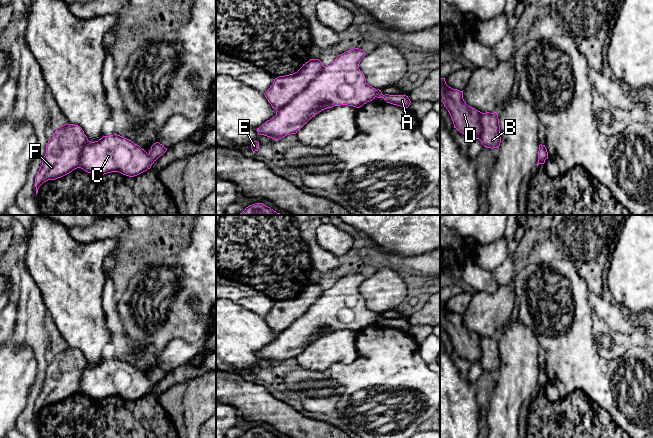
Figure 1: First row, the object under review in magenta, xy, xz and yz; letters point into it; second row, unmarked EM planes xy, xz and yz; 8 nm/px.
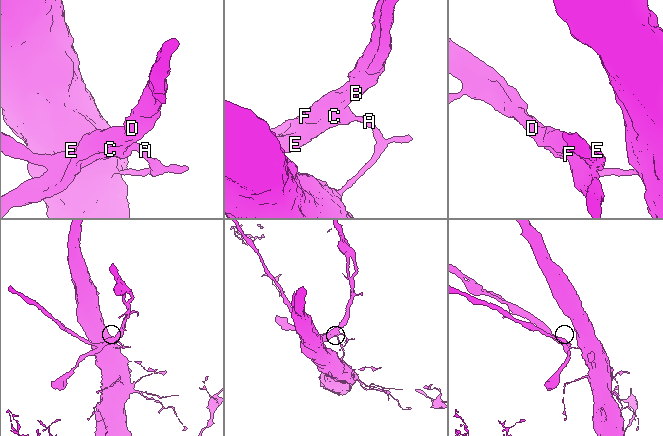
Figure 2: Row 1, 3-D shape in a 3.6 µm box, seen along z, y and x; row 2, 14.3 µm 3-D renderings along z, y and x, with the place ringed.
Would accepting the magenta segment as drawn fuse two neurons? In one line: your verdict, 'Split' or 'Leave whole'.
Split

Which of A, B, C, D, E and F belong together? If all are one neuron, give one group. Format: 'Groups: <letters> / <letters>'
Groups: A / B C D E F

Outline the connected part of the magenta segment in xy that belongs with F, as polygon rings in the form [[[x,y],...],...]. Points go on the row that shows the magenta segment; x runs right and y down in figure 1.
[[[67,123],[56,129],[46,145],[46,153],[35,178],[36,195],[44,182],[61,178],[77,168],[93,175],[119,172],[134,177],[150,169],[153,163],[144,149],[127,138],[113,134],[91,142],[80,126]]]

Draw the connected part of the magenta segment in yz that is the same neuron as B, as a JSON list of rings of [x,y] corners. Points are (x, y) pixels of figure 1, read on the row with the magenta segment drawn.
[[[440,77],[440,100],[448,110],[451,119],[460,133],[471,140],[479,139],[484,147],[499,148],[501,133],[496,112],[482,113],[466,104],[463,91],[453,89]]]

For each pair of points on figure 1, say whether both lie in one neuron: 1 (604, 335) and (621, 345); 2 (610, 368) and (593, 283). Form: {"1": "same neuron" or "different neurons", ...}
{"1": "same neuron", "2": "different neurons"}

